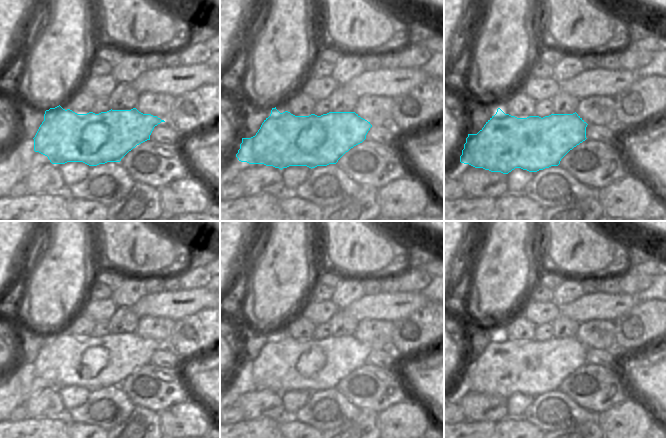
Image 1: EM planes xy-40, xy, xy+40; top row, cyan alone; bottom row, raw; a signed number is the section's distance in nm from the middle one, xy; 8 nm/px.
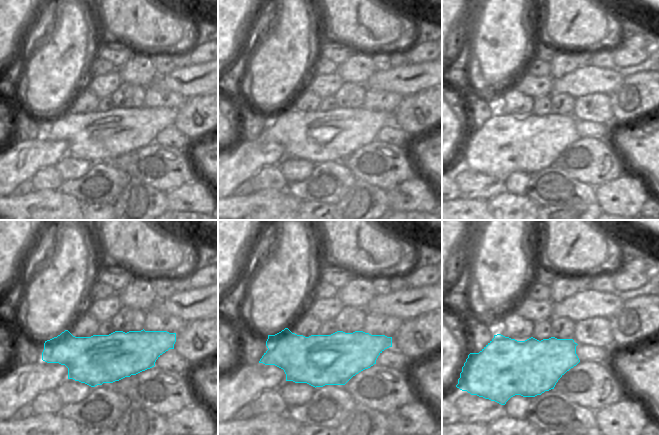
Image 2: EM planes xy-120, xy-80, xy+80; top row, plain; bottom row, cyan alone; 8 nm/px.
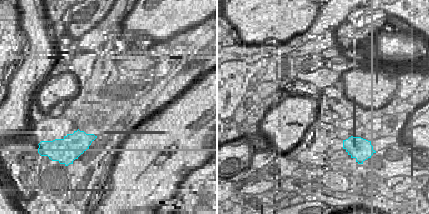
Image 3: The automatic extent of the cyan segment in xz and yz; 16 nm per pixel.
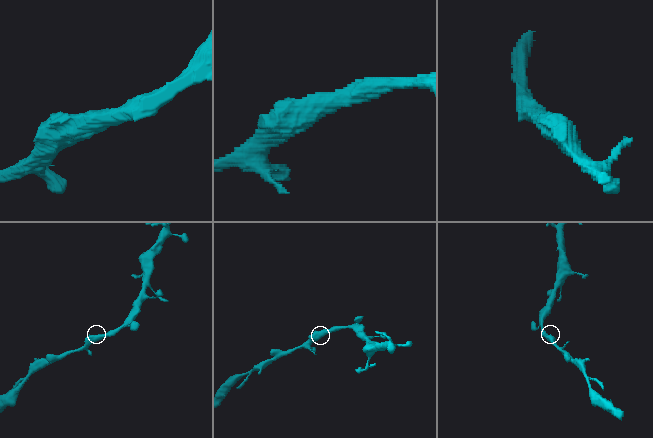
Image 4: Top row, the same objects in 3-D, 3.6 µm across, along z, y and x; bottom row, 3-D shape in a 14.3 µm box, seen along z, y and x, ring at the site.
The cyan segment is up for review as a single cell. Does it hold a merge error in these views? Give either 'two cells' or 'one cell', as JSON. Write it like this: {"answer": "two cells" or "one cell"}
{"answer": "one cell"}

